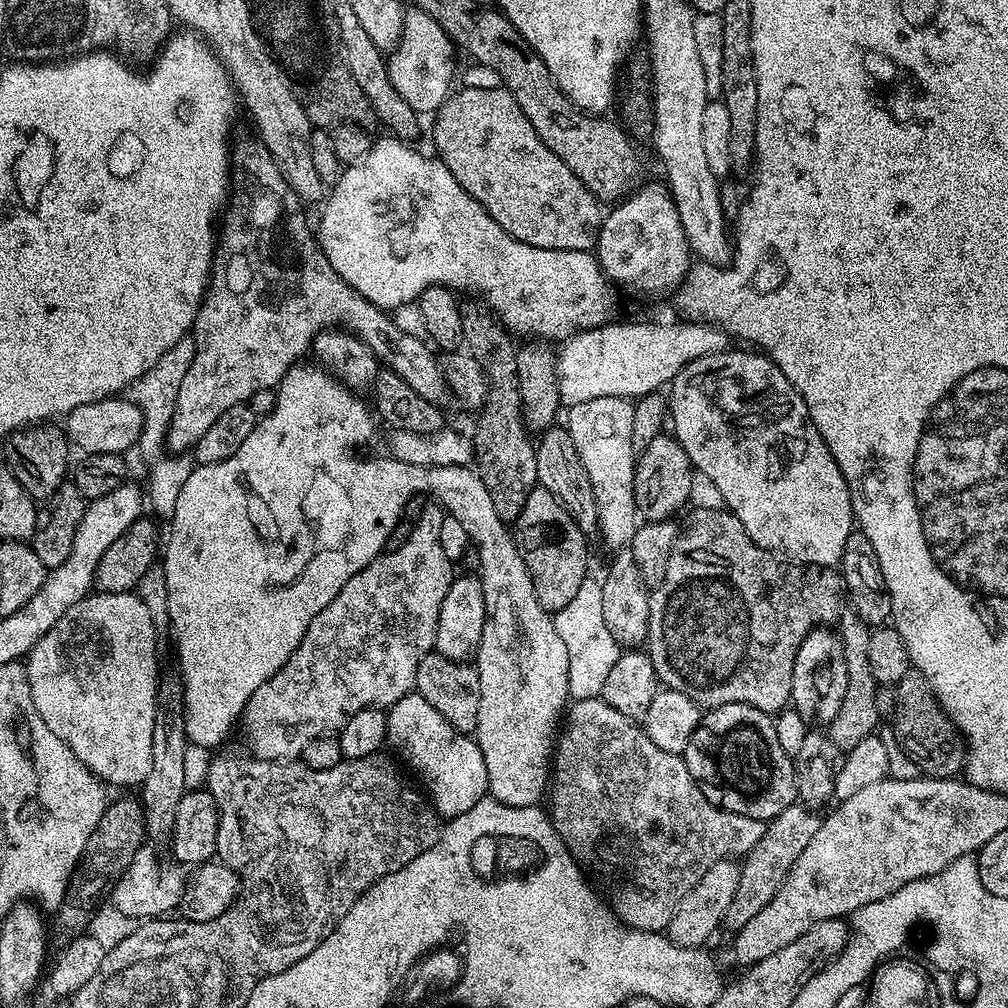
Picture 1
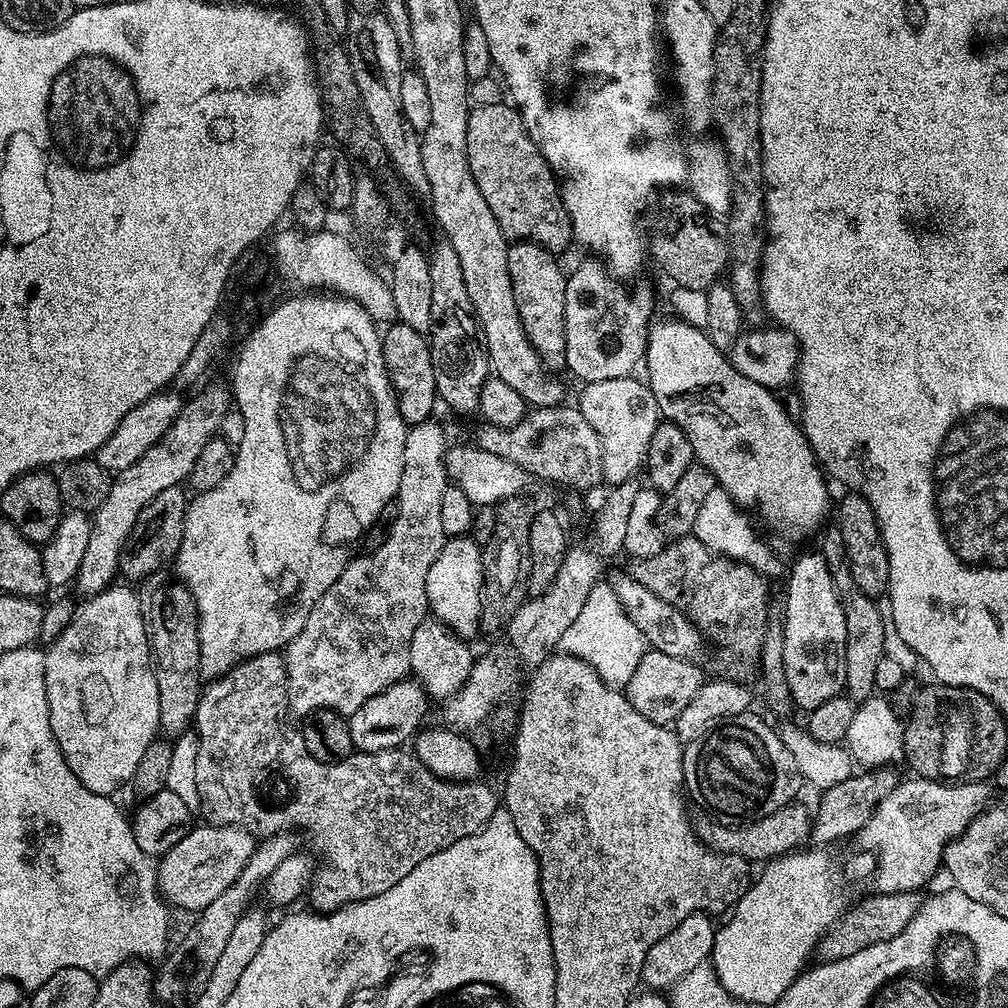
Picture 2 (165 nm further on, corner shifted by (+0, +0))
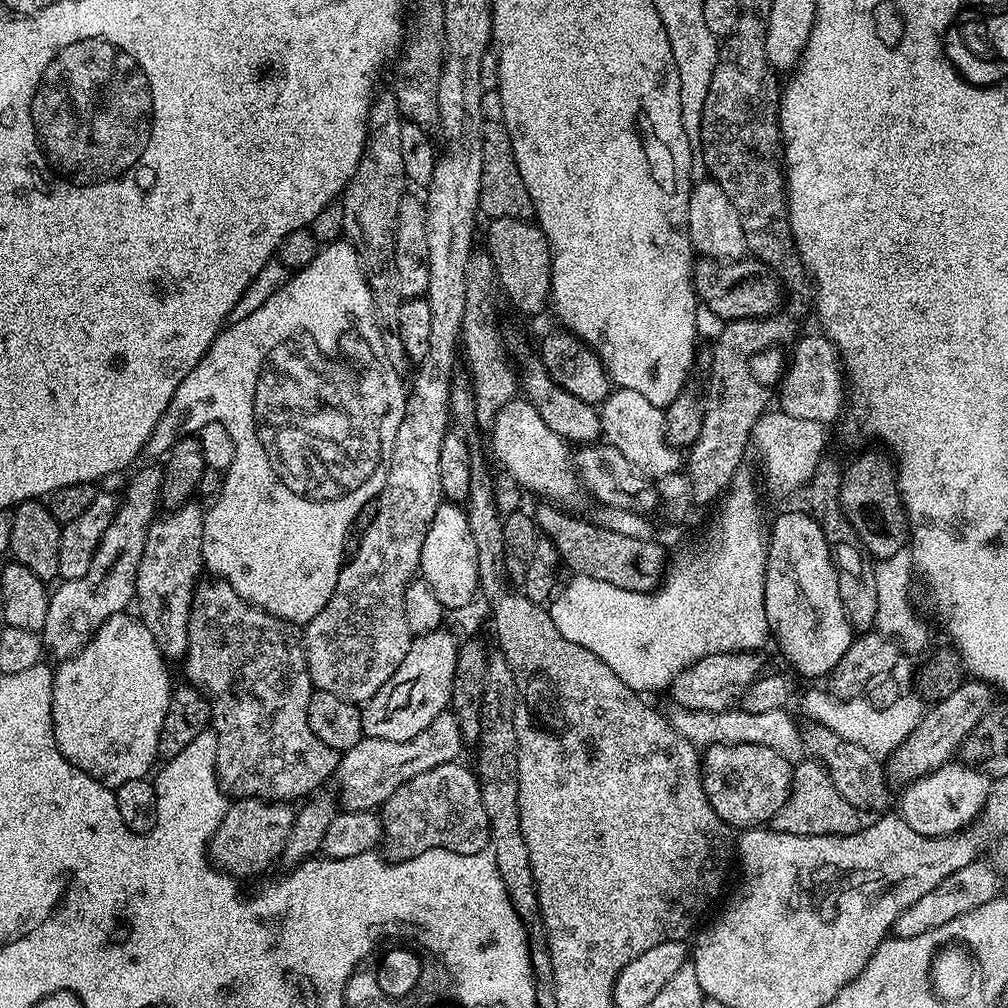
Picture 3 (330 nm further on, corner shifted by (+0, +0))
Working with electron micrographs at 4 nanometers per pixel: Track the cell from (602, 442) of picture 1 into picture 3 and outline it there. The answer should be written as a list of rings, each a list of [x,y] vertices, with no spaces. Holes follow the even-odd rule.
[[[629,388],[609,391],[604,403],[599,405],[600,430],[603,439],[614,445],[632,465],[649,481],[666,478],[666,474],[681,471],[681,449],[673,448],[664,433],[664,413],[656,405],[646,402],[642,394]]]

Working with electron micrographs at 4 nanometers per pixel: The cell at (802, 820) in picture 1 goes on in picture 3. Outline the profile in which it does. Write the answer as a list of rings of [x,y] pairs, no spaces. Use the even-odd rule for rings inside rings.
[[[975,678],[965,679],[963,684],[950,694],[950,698],[935,701],[923,713],[921,721],[905,740],[891,752],[886,760],[886,775],[889,781],[907,786],[912,781],[938,770],[943,764],[949,763],[959,753],[960,745],[978,726],[978,722],[988,712],[994,703],[994,689],[992,685]]]

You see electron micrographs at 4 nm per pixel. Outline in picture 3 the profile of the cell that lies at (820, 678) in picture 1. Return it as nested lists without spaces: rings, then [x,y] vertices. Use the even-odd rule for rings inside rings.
[[[804,510],[784,512],[773,522],[770,539],[766,544],[764,570],[764,605],[774,644],[776,642],[784,651],[785,658],[792,663],[793,673],[827,677],[834,670],[834,666],[838,666],[842,654],[846,654],[846,650],[852,645],[854,630],[848,625],[848,619],[842,610],[842,598],[838,598],[838,574],[834,570],[822,526],[814,522],[811,514]]]

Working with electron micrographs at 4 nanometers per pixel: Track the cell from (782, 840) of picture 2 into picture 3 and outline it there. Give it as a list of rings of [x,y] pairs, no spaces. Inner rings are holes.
[[[804,758],[795,765],[794,787],[786,798],[782,810],[772,815],[770,827],[782,834],[799,836],[845,836],[854,834],[862,826],[861,813],[842,794],[826,769],[814,759]]]

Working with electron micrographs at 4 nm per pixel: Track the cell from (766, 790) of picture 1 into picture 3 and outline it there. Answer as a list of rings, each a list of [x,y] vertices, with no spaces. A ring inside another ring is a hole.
[[[711,744],[702,752],[700,777],[714,814],[736,830],[771,821],[794,787],[794,768],[789,760],[757,744]]]

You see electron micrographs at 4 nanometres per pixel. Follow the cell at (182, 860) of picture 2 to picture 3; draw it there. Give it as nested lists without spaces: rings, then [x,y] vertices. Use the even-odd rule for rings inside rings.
[[[252,796],[233,799],[208,843],[208,859],[221,872],[237,878],[256,876],[266,871],[275,860],[279,861],[283,857],[296,813],[297,809],[288,802],[256,800]]]

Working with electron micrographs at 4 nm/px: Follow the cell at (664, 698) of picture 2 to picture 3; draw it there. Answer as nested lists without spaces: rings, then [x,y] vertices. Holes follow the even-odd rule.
[[[755,651],[719,652],[713,656],[702,658],[691,664],[672,679],[670,693],[672,704],[677,708],[694,710],[695,712],[722,712],[733,707],[732,704],[741,699],[744,691],[762,675],[760,660]]]

